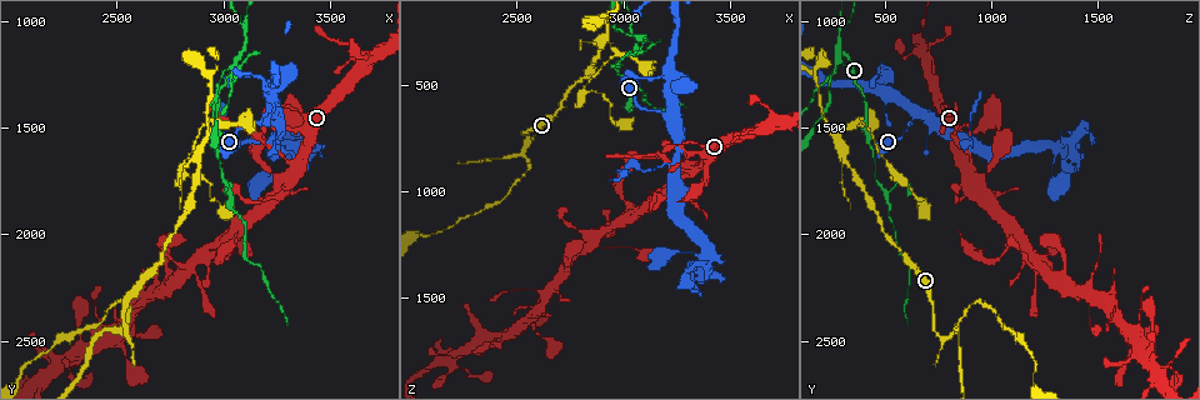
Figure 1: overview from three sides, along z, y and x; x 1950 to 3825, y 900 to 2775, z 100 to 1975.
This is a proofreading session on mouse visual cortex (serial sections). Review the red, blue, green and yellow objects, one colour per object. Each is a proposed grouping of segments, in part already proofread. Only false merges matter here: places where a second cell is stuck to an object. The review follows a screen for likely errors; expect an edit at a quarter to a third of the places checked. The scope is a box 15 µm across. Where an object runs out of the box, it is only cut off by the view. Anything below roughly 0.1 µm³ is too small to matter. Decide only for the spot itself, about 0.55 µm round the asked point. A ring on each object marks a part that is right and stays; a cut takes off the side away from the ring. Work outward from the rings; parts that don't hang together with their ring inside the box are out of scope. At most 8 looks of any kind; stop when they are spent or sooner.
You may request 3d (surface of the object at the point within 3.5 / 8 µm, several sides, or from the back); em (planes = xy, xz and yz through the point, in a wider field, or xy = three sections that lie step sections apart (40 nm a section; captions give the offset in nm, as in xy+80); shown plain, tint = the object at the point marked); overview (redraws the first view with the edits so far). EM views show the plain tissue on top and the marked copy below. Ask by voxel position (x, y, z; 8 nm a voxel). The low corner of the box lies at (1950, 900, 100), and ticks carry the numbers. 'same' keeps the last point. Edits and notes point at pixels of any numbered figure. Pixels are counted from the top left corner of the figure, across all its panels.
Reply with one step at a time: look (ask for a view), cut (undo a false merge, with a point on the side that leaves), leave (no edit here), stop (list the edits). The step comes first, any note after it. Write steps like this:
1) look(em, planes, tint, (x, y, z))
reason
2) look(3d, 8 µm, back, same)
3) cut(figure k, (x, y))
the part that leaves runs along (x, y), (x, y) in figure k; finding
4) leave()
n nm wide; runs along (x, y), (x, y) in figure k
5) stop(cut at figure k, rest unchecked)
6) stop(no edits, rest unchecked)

look(3d, 8 µm, (2910, 1560, 280))
three arms meet

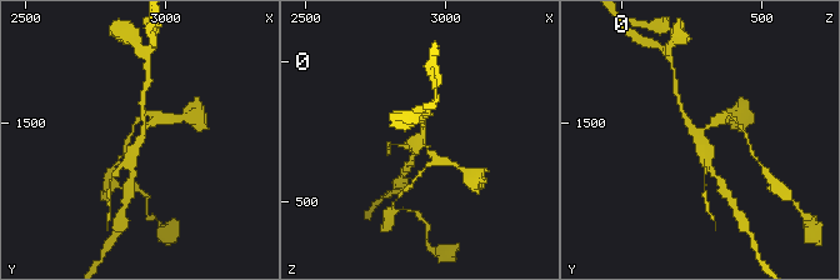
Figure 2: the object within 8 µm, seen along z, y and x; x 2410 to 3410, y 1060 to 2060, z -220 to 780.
look(em, xy, step 3, tint, (2920, 1560, 270))
3 arms; arms of 200, 200, 300 nm; now the EM

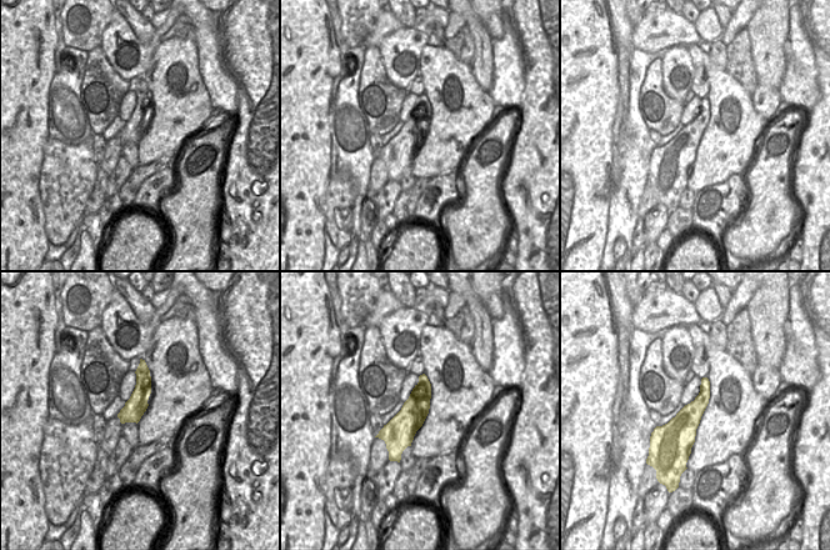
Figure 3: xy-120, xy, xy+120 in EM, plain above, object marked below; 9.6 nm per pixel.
leave()
runs along (131, 169), (131, 155), (154, 115) in figure 2; all the same cell

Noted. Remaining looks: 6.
look(3d, 3.5 µm, (3250, 1560, 890))
thin arm on a thick one

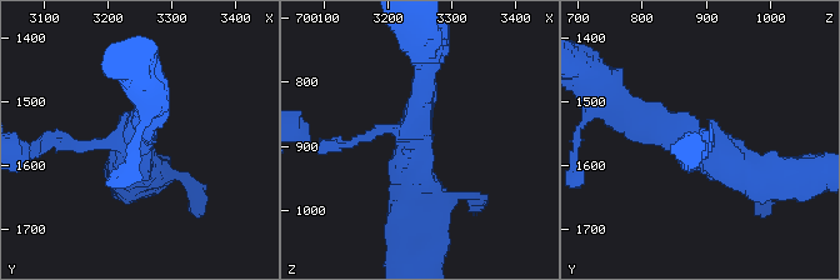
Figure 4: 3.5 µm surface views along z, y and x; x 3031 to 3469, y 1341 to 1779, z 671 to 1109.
look(em, xy, step 3, tint, same)
3 arms; arms of 150, 300, 500 nm

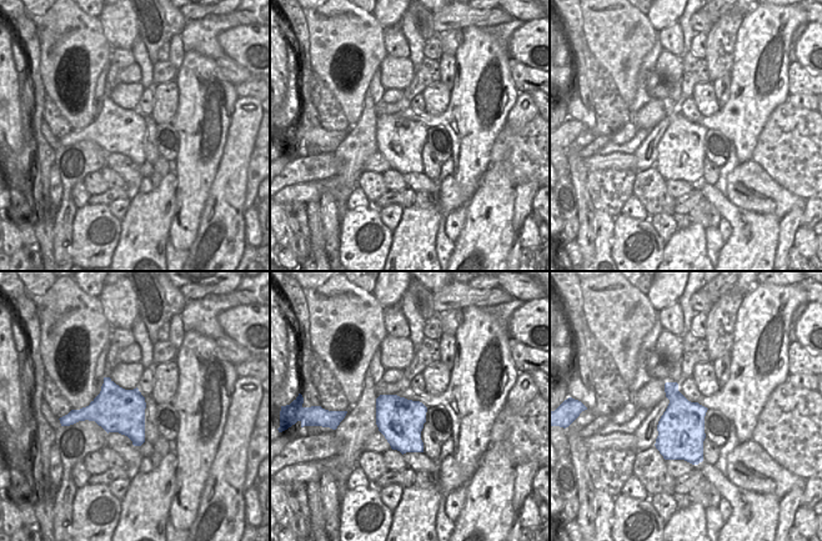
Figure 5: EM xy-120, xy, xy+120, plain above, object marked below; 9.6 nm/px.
leave()
runs along (621, 103), (630, 115), (765, 176) in figure 4; all the same cell

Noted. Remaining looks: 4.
look(3d, 3.5 µm, (3370, 1610, 1310))
three-way junction

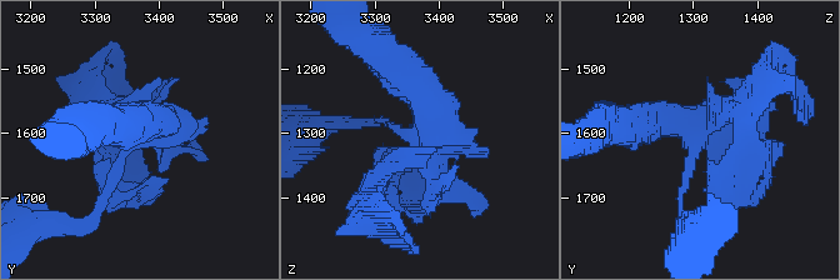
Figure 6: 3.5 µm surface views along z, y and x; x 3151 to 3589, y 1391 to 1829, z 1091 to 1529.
look(em, xy, step 5, tint, (3380, 1600, 1300))

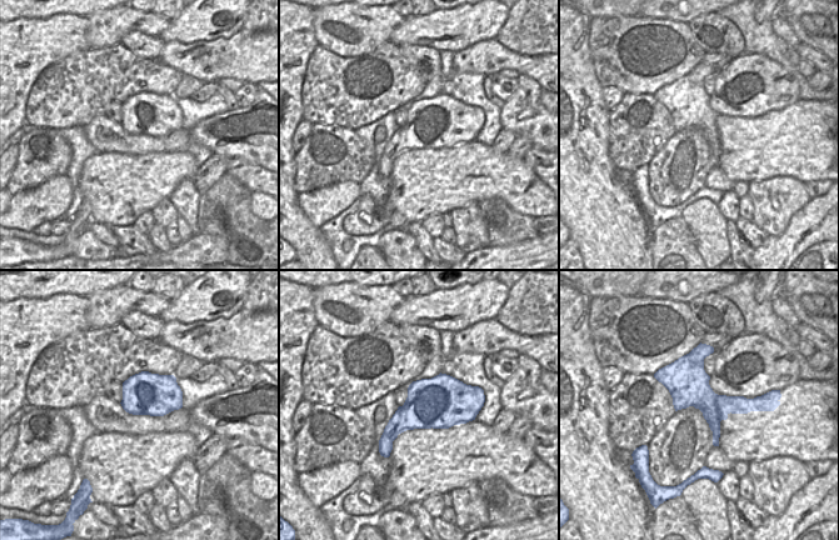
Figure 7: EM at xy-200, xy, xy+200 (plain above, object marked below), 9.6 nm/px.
cut(figure 6, (101, 155))
the part that leaves runs along (708, 121), (749, 163) in figure 6; a second cell is stuck on

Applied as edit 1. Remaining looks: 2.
stop(cut at figure 6, rest unchecked)

